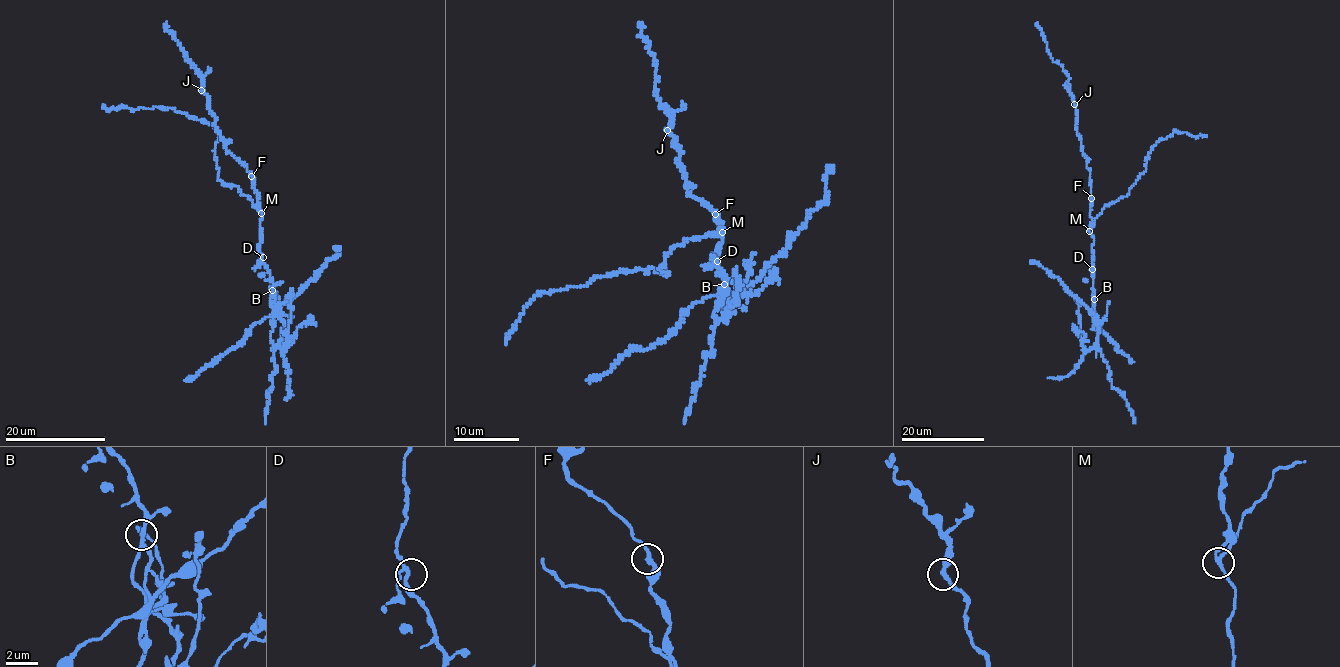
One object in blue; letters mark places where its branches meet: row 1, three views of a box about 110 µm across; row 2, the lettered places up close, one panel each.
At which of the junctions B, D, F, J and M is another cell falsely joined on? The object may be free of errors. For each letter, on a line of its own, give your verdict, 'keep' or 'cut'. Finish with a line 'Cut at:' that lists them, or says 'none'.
B: cut
D: keep
F: keep
J: keep
M: keep
Cut at: B

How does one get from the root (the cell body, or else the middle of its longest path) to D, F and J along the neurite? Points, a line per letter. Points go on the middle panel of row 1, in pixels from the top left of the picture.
D: (721, 232), (718, 251), (713, 259), (717, 261)
F: (721, 232), (721, 222), (715, 219), (715, 214)
J: (721, 232), (715, 212), (687, 188), (688, 183), (679, 162), (680, 149), (667, 130)

